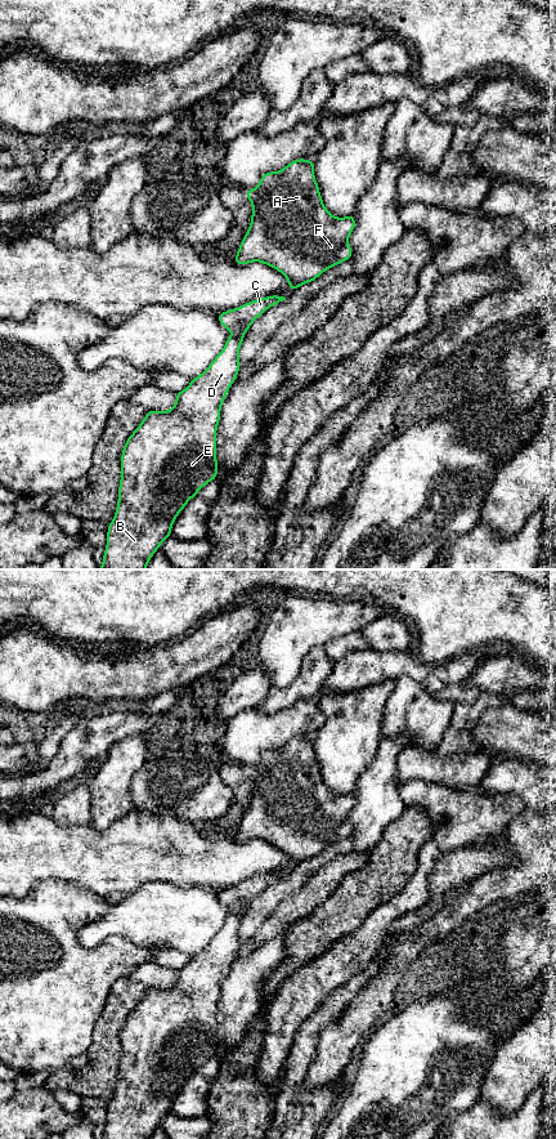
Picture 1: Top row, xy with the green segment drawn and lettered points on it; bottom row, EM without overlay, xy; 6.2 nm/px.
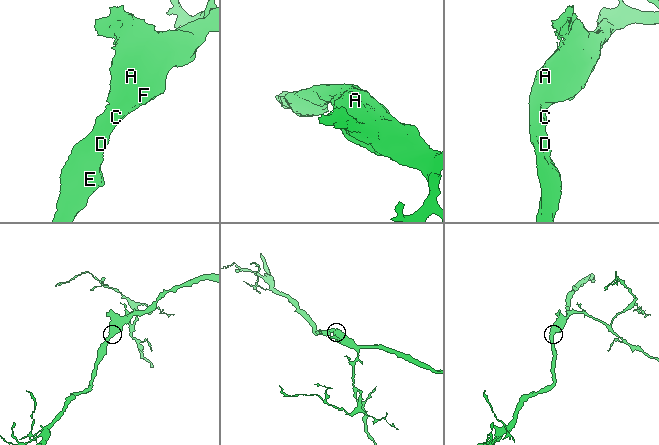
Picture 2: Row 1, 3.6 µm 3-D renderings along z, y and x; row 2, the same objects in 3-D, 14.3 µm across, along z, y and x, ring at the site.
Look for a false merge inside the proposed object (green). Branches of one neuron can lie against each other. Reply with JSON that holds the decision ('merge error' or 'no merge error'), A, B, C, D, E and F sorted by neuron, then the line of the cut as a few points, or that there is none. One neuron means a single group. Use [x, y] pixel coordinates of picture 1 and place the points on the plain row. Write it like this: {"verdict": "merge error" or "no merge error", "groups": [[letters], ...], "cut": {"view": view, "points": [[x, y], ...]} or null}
{"verdict": "no merge error", "groups": [["A", "B", "C", "D", "E", "F"]], "cut": null}

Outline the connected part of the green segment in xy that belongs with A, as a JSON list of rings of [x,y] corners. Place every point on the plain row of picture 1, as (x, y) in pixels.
[[[297,736],[279,749],[265,750],[259,763],[245,770],[252,781],[252,795],[233,838],[236,841],[264,840],[279,848],[288,857],[290,867],[297,867],[301,862],[318,856],[328,845],[353,835],[348,817],[355,805],[355,794],[350,791],[345,795],[336,795],[326,786],[314,754],[314,737]]]

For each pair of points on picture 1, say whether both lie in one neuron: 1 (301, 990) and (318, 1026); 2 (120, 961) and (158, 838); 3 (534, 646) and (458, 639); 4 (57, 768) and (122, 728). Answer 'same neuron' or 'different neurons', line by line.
1: different neurons
2: different neurons
3: same neuron
4: same neuron

